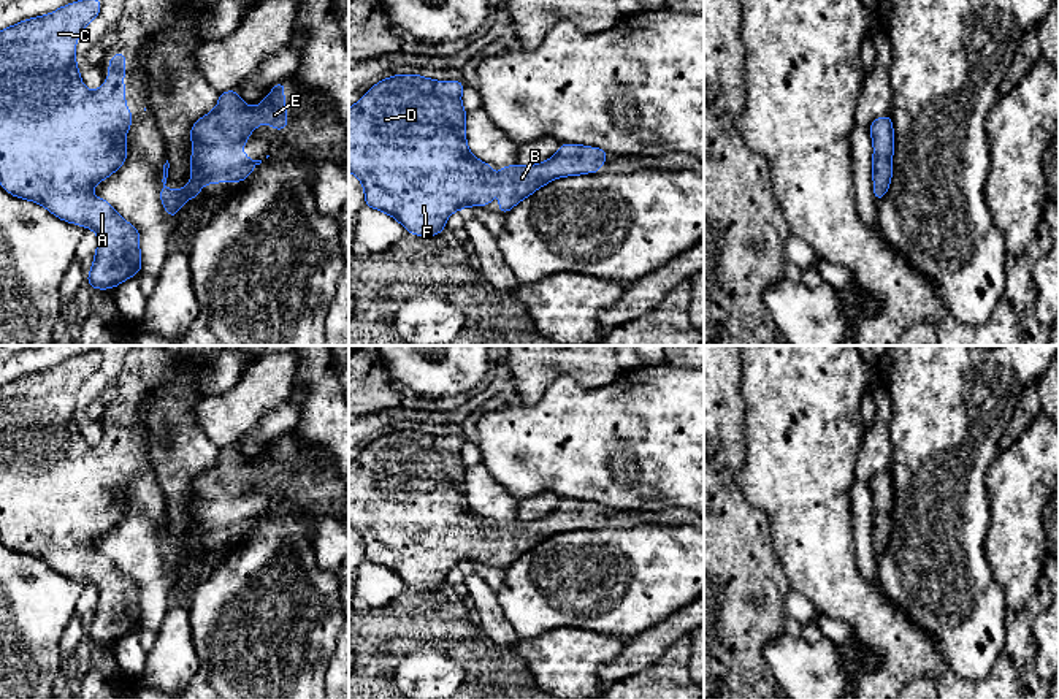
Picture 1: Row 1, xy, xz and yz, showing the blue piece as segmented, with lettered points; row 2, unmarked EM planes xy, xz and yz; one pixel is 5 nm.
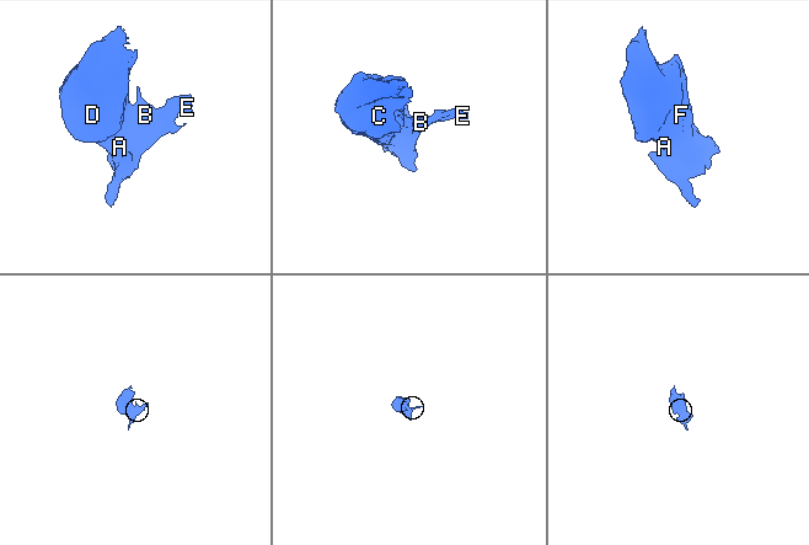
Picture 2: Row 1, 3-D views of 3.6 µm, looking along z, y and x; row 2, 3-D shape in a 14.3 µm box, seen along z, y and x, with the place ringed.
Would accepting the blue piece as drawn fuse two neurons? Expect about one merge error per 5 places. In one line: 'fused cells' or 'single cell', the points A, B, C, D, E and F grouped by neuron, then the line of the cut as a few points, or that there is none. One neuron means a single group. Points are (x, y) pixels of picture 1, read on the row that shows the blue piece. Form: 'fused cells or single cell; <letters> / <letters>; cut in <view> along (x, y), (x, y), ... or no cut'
single cell; A B C D E F; no cut

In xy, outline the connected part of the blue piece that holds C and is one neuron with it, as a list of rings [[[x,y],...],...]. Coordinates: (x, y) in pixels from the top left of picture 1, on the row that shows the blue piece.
[[[79,0],[0,32],[0,185],[65,222],[92,228],[98,246],[87,282],[105,290],[141,273],[141,254],[136,227],[90,193],[125,162],[125,135],[132,125],[122,82],[125,51],[109,57],[109,78],[97,90],[84,87],[78,70],[78,36],[100,10],[100,0]]]

